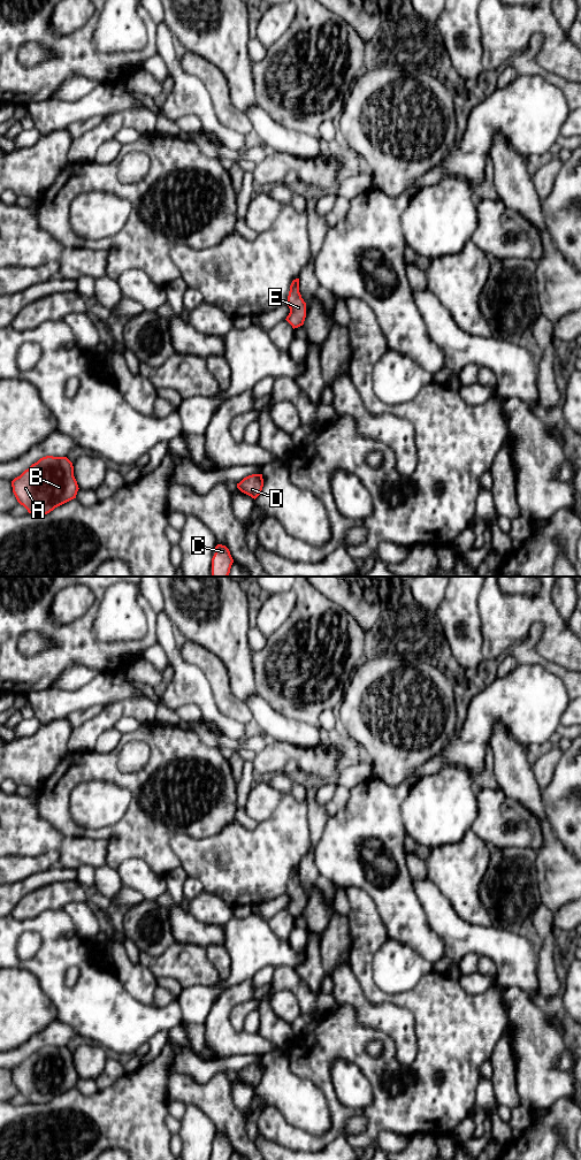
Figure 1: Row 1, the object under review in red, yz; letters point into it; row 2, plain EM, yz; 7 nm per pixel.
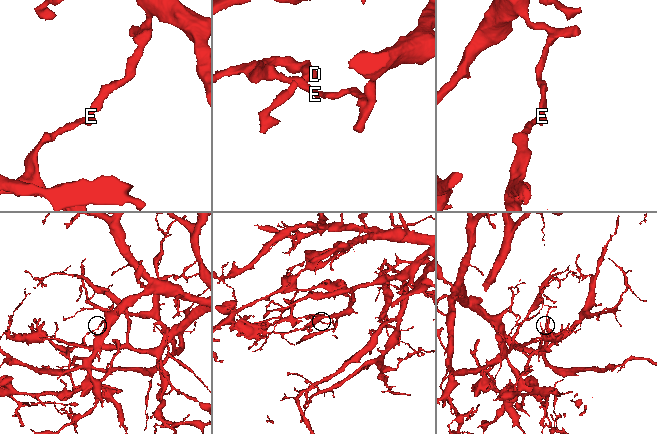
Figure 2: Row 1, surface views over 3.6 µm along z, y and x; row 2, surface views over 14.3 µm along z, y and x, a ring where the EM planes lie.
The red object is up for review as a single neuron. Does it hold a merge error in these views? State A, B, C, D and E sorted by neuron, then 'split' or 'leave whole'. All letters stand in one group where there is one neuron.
A B C D E | leave whole

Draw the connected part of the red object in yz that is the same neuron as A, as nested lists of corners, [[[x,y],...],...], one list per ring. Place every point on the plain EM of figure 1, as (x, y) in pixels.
[[[46,1045],[12,1070],[17,1091],[31,1104],[47,1104],[76,1088],[78,1074],[67,1046]]]

